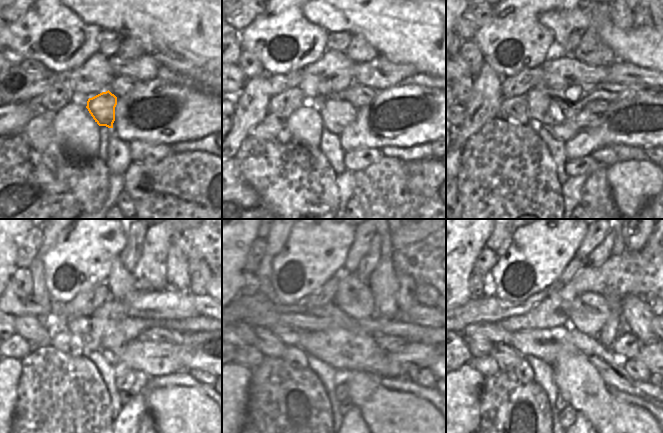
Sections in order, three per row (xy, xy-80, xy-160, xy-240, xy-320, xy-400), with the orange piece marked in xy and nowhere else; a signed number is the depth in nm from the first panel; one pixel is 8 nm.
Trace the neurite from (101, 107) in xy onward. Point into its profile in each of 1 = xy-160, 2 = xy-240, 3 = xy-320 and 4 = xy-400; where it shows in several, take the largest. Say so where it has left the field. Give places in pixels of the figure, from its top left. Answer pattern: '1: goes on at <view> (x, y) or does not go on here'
1: goes on at xy-160 (571, 116)
2: goes on at xy-240 (124, 341)
3: goes on at xy-320 (398, 363)
4: goes on at xy-400 (649, 355)

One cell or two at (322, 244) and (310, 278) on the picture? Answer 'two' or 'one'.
one

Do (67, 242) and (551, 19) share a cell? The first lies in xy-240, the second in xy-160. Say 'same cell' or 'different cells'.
different cells

